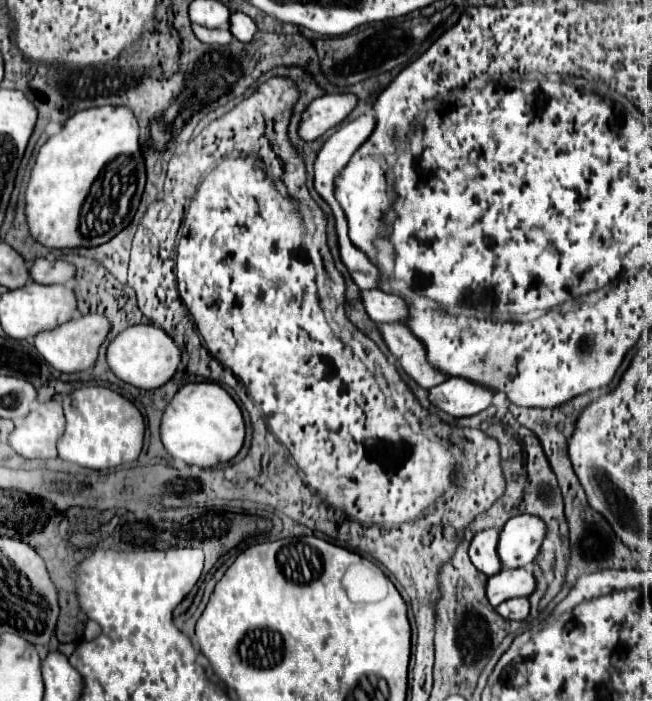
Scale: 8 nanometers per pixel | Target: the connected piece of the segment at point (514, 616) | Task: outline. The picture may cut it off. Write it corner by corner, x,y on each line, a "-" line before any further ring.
511,598
497,606
497,612
507,620
525,620
529,614
529,600
527,598

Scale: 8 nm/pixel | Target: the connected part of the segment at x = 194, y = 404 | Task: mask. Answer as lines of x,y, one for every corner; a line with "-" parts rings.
193,382
181,386
173,400
165,406
159,434
165,450
173,458
209,468
219,462
231,460
241,450
245,424
239,406
225,388
215,382

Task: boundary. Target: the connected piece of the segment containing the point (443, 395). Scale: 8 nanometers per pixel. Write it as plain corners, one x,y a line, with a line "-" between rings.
449,378
429,390
429,402
453,418
475,416
491,404
491,390
461,378

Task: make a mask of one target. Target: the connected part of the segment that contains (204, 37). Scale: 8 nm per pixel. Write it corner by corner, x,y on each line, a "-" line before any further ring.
193,24
193,32
195,36
205,42
205,44
229,44
233,34
225,28
217,28
217,30
209,30
209,28
203,28
203,26
197,26

